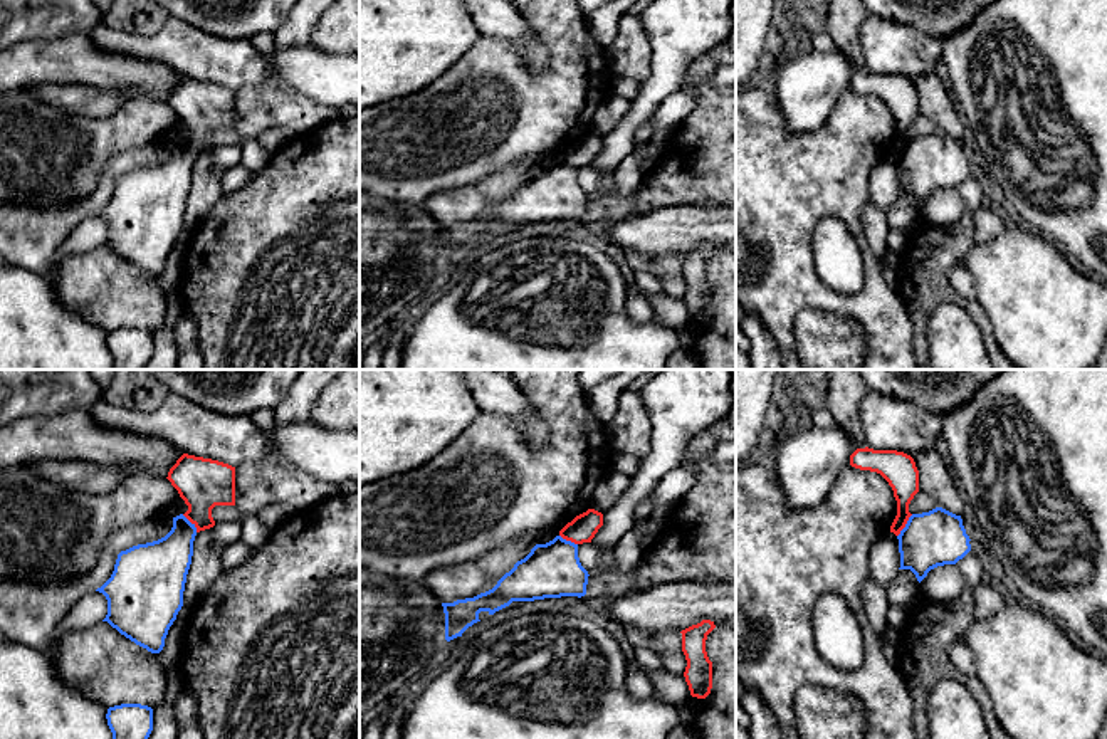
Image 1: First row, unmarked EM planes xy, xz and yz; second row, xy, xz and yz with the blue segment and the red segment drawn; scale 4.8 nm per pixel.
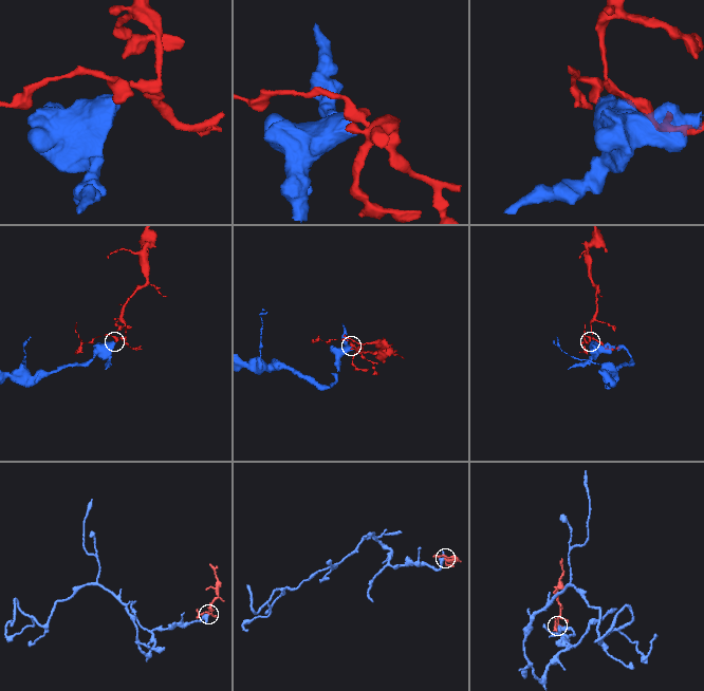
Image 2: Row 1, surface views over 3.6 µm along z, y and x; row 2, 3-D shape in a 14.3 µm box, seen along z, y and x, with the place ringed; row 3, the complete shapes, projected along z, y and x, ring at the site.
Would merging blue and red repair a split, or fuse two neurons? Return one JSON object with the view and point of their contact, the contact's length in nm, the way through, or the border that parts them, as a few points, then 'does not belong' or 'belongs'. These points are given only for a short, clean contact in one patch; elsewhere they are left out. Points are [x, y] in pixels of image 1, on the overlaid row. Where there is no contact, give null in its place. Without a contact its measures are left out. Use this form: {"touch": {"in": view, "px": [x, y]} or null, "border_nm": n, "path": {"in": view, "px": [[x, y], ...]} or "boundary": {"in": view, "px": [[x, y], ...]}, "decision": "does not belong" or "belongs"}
{"touch": {"in": "yz", "px": [906, 526]}, "border_nm": 130, "boundary": {"in": "yz", "px": [[912, 514], [897, 536]]}, "decision": "does not belong"}

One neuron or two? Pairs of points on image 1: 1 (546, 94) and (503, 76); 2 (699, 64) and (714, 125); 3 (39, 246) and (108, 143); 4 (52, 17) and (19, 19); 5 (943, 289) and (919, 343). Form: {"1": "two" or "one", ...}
{"1": "one", "2": "two", "3": "two", "4": "one", "5": "one"}

